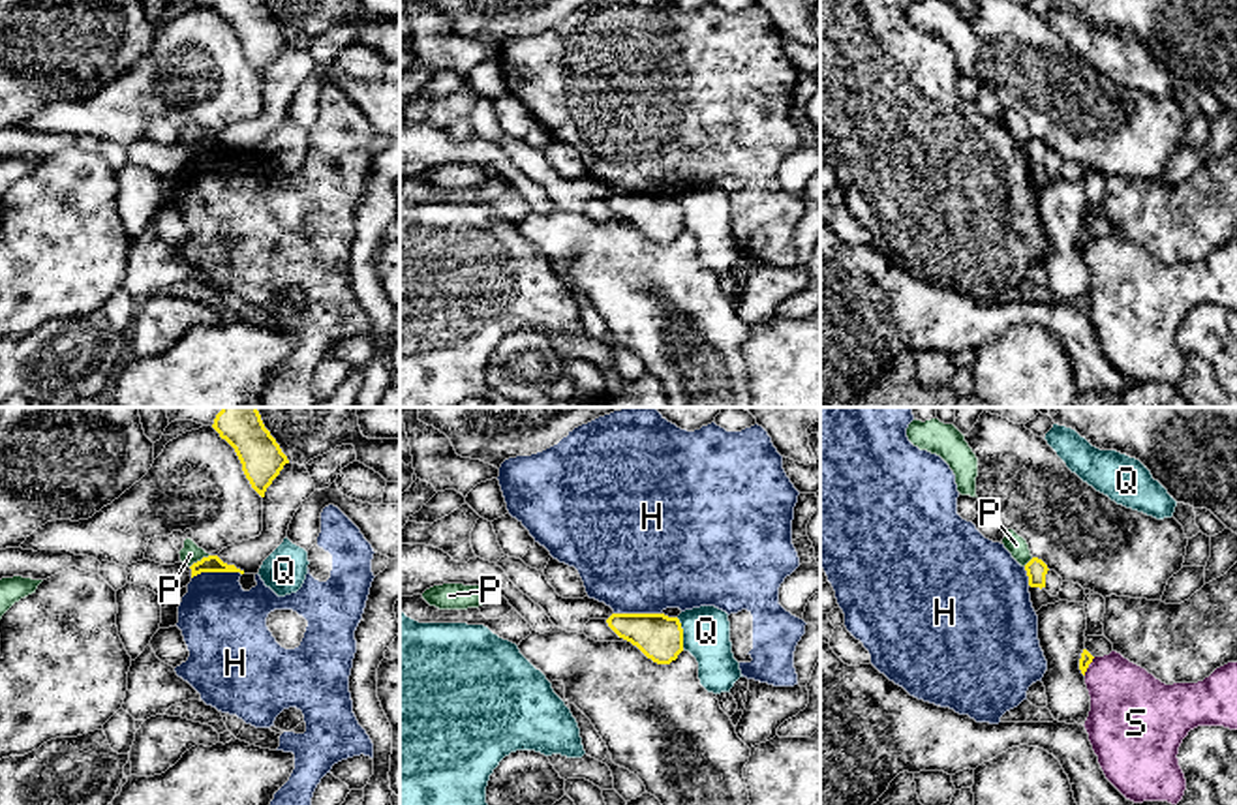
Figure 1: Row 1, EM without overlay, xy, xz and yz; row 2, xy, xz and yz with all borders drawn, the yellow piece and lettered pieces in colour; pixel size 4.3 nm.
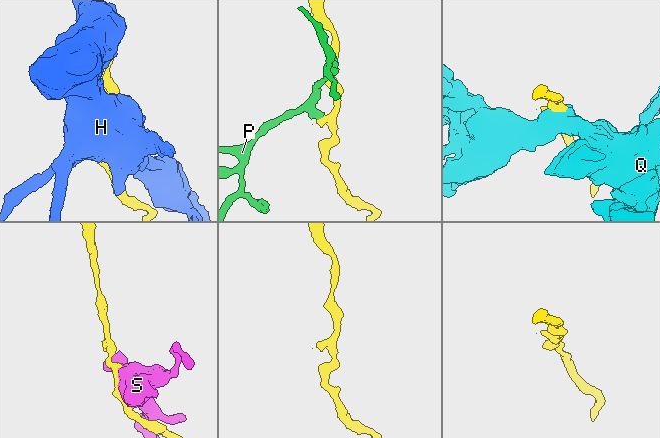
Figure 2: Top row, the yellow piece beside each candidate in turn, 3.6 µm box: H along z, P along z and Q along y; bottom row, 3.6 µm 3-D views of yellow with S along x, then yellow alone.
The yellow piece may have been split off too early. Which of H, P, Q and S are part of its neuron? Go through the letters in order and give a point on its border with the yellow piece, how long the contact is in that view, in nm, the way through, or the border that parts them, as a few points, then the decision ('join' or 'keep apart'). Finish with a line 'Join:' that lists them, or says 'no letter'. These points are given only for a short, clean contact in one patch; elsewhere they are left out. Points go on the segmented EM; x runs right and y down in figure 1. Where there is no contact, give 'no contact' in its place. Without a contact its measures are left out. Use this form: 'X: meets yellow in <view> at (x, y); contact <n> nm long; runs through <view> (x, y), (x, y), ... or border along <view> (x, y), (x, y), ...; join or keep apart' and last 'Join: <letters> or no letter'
H: meets yellow in xy at (216, 571); contact 220 nm long; keep apart
P: meets yellow in xy at (201, 560); contact 110 nm long; border along xy (209, 554), (190, 567); keep apart
Q: meets yellow in xz at (682, 633); contact 140 nm long; keep apart
S: meets yellow in yz at (1087, 667); contact 90 nm long; keep apart
Join: no letter

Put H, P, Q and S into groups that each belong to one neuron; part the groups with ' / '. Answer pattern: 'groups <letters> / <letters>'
groups H / P / Q / S

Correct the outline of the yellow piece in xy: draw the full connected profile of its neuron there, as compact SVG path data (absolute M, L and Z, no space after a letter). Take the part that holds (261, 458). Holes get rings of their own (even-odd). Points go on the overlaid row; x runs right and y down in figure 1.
M221 407L212 428L235 448L252 488L265 497L289 460L265 428L257 407Z

